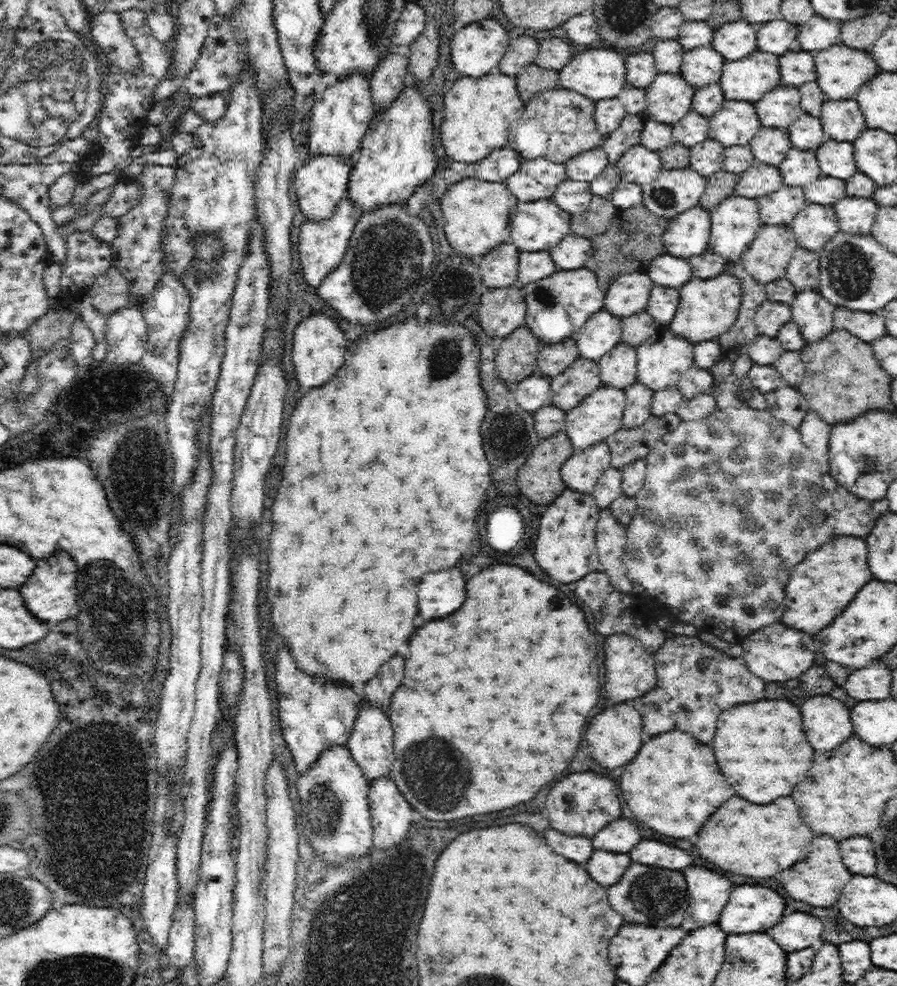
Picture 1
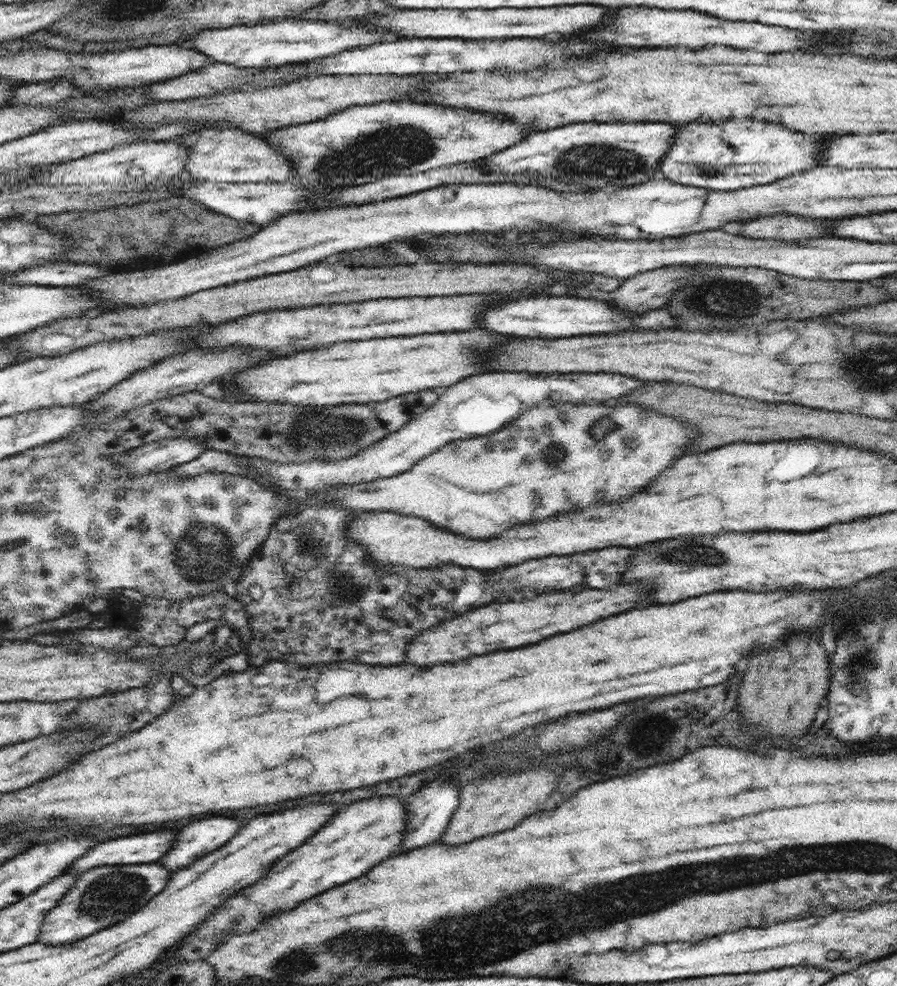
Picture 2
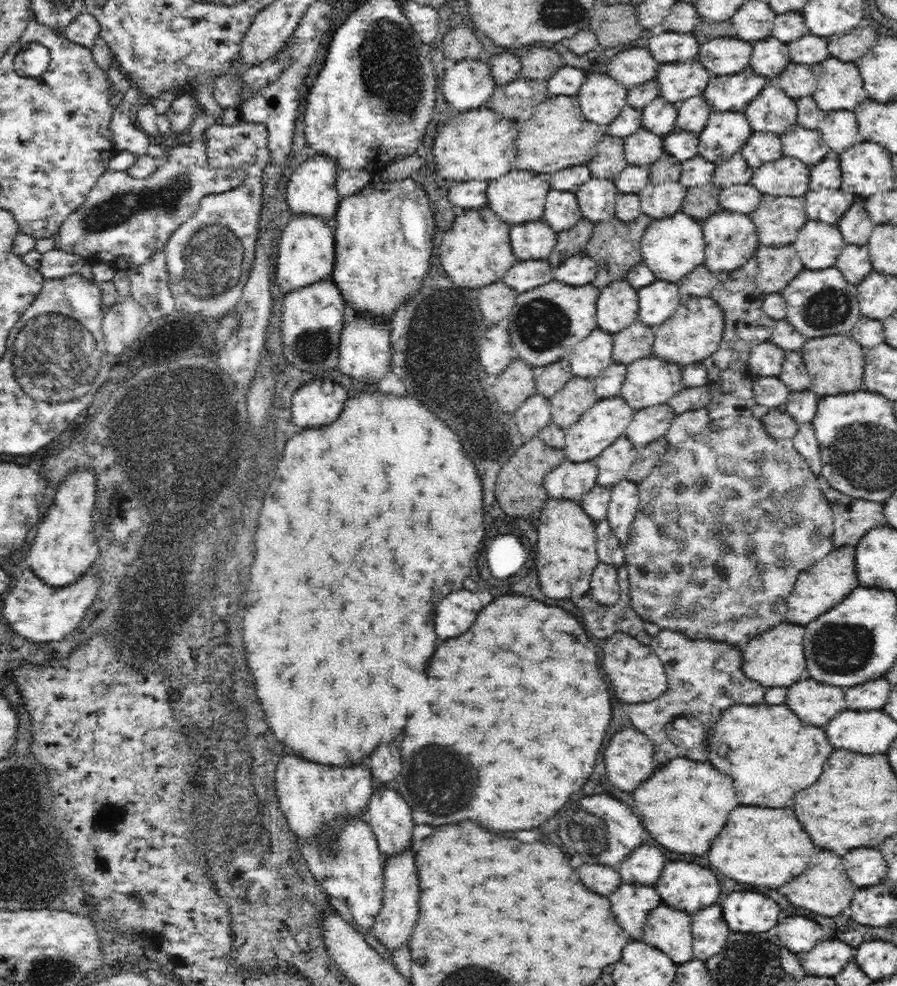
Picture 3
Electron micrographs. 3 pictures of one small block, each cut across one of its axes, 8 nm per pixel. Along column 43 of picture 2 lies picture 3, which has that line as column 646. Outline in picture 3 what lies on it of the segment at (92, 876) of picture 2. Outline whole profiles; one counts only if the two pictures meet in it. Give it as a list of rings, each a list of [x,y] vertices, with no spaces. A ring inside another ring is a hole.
[[[661,902],[650,912],[640,940],[665,952],[676,966],[680,966],[693,959],[691,926],[688,912],[676,910]]]

